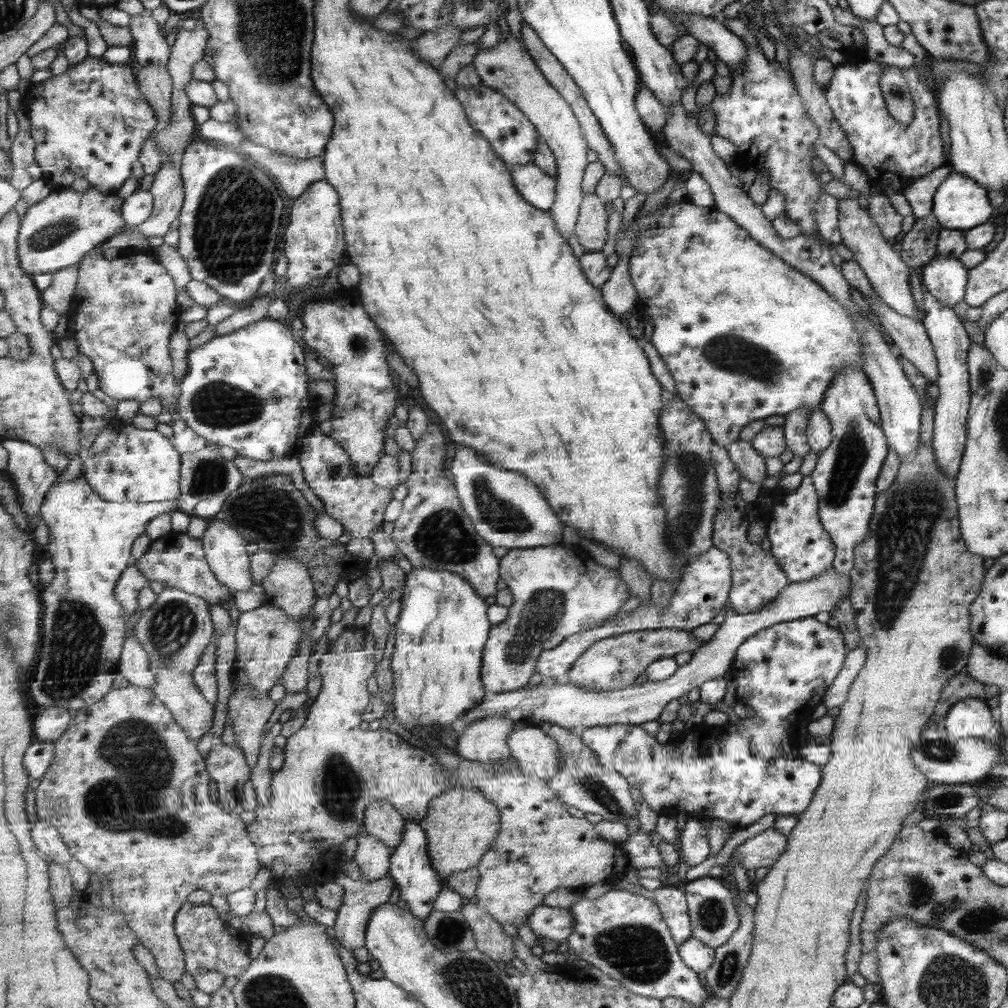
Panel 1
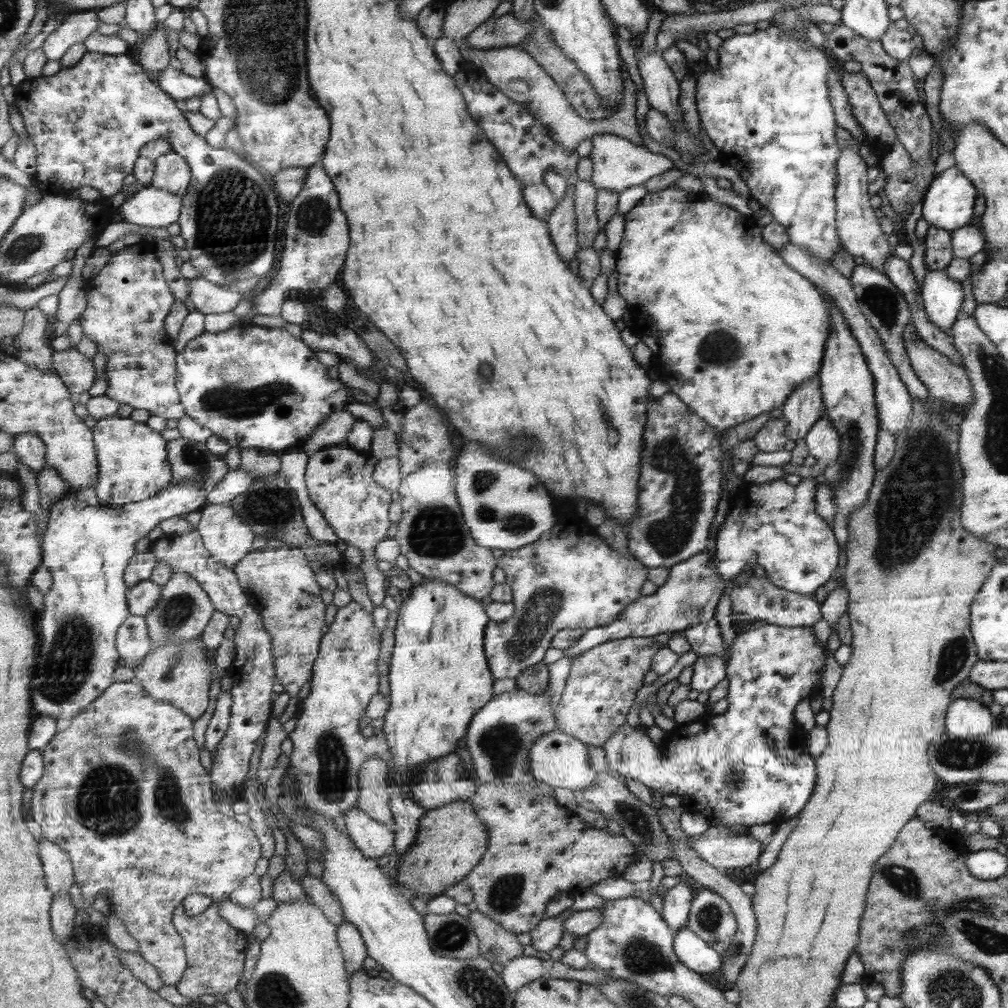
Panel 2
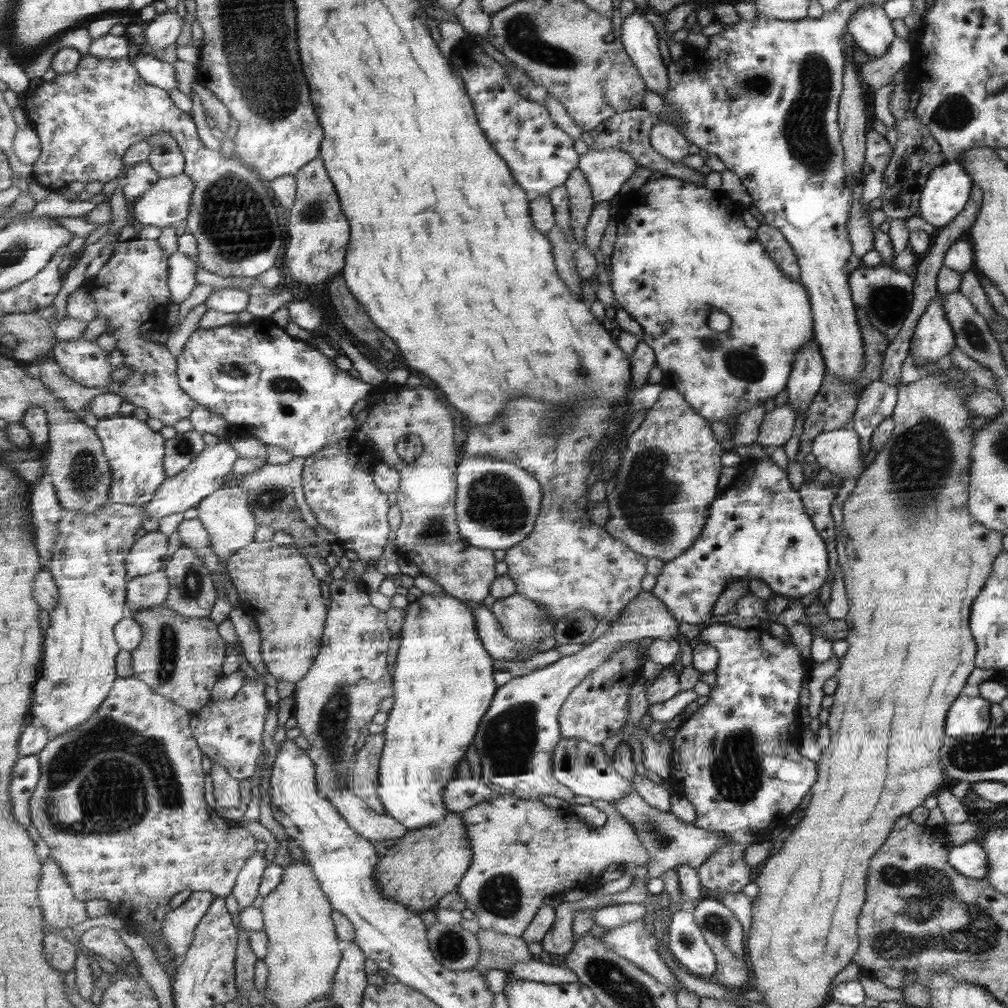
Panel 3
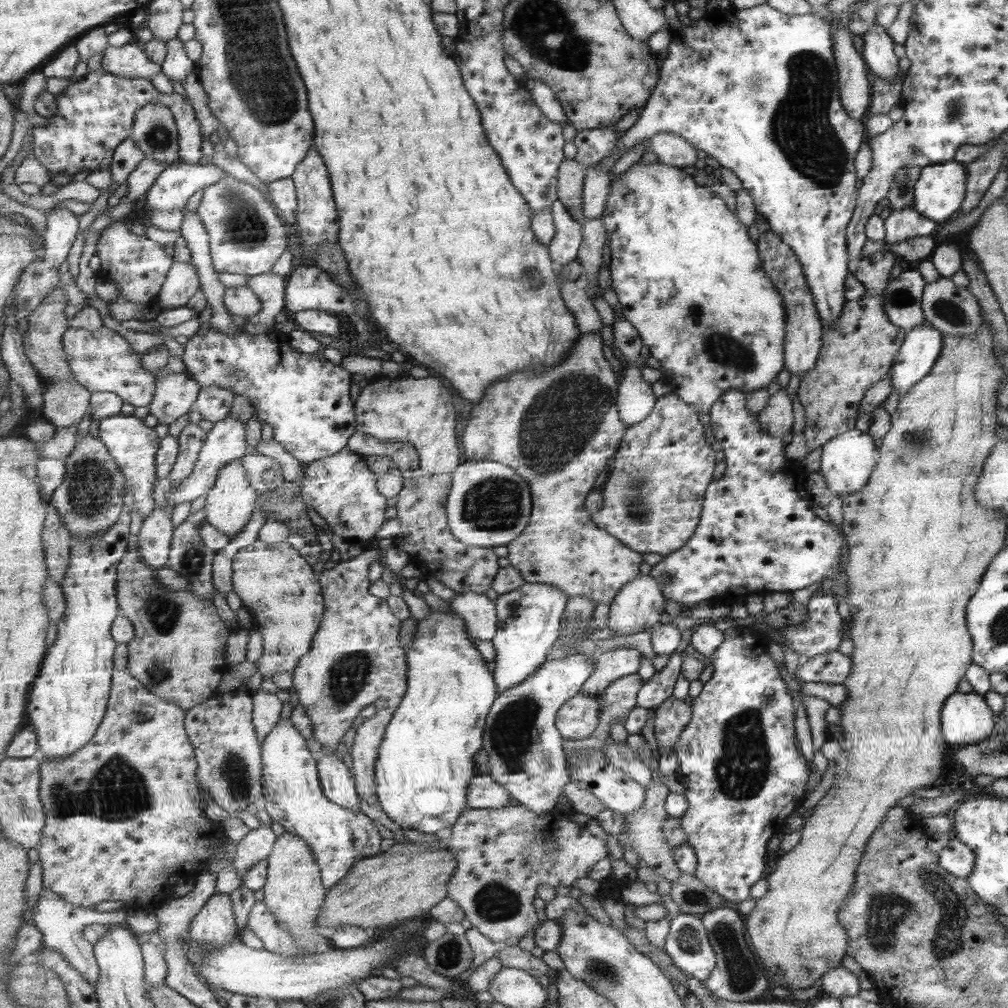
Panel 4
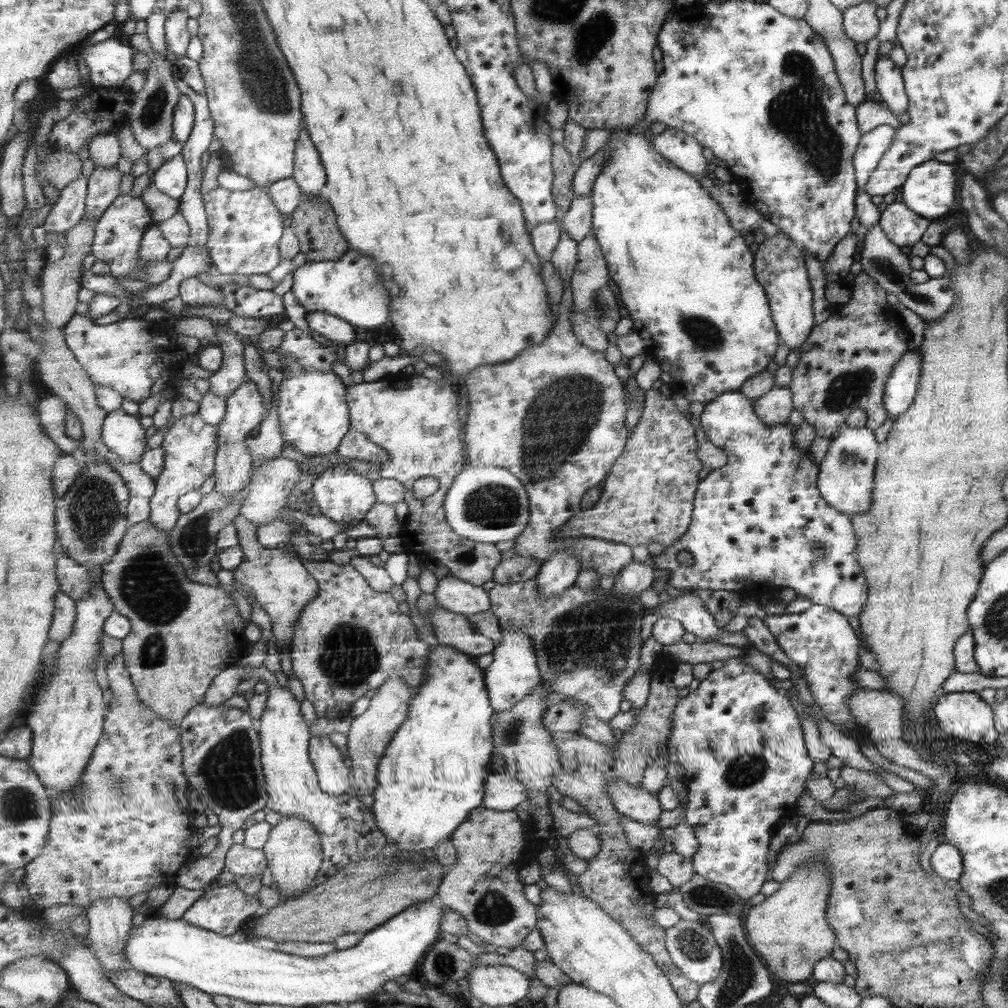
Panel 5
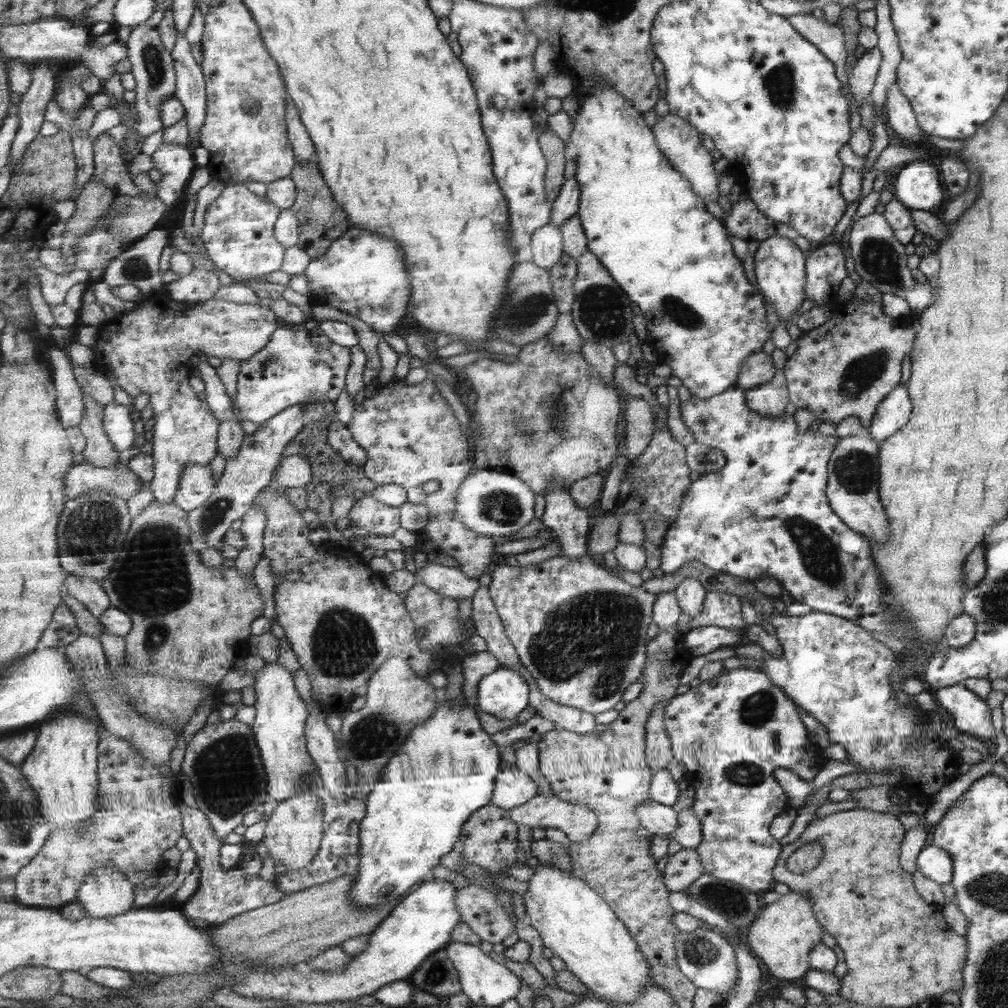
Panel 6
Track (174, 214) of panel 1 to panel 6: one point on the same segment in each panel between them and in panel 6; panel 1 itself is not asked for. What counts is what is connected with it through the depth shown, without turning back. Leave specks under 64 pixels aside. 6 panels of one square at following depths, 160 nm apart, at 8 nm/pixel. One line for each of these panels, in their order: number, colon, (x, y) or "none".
2: (173, 172)
3: (167, 158)
4: (155, 131)
5: (152, 110)
6: (153, 66)

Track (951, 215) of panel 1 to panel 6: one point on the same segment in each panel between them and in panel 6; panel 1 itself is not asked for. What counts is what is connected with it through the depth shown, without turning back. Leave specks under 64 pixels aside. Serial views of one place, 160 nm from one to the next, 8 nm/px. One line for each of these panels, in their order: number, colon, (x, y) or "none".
2: (947, 203)
3: (947, 187)
4: (937, 194)
5: (929, 188)
6: (916, 186)

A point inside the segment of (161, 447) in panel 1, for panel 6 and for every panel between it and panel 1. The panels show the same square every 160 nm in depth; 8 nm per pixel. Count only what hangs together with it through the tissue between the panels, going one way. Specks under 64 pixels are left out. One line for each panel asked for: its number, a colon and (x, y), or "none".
2: (134, 465)
3: (136, 453)
4: (134, 446)
5: (123, 434)
6: (117, 418)

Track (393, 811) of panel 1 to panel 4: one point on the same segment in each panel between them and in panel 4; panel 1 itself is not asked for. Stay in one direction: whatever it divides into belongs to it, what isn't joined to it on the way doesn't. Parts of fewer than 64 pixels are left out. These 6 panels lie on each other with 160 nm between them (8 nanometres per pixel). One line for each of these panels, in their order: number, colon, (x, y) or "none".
2: (374, 799)
3: (365, 782)
4: (368, 740)

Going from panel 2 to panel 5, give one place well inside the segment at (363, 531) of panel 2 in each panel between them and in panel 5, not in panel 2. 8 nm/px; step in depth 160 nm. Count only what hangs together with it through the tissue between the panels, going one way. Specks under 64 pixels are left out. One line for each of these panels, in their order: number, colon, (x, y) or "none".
3: (339, 485)
4: (342, 489)
5: (343, 495)

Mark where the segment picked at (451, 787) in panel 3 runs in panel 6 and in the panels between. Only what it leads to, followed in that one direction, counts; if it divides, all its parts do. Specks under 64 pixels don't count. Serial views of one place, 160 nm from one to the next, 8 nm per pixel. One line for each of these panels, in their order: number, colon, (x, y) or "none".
4: (485, 792)
5: (504, 793)
6: (513, 790)

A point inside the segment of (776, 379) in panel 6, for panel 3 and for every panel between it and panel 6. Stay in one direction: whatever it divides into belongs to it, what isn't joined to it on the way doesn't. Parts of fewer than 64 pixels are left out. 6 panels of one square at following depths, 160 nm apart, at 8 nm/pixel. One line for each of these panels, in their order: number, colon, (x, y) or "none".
3: (775, 429)
4: (775, 417)
5: (773, 407)

